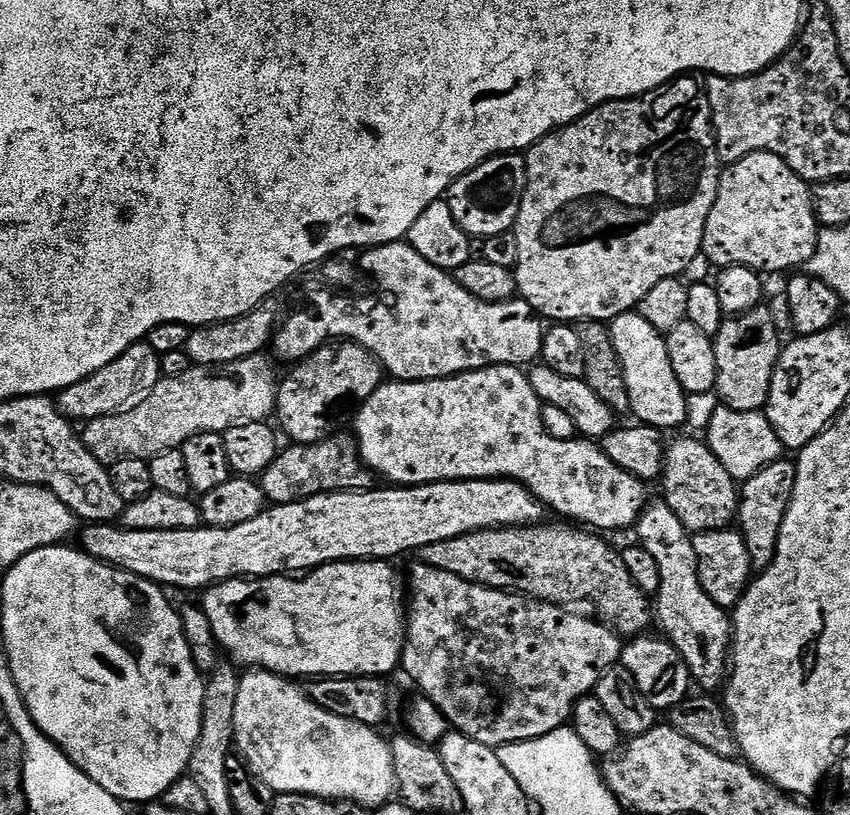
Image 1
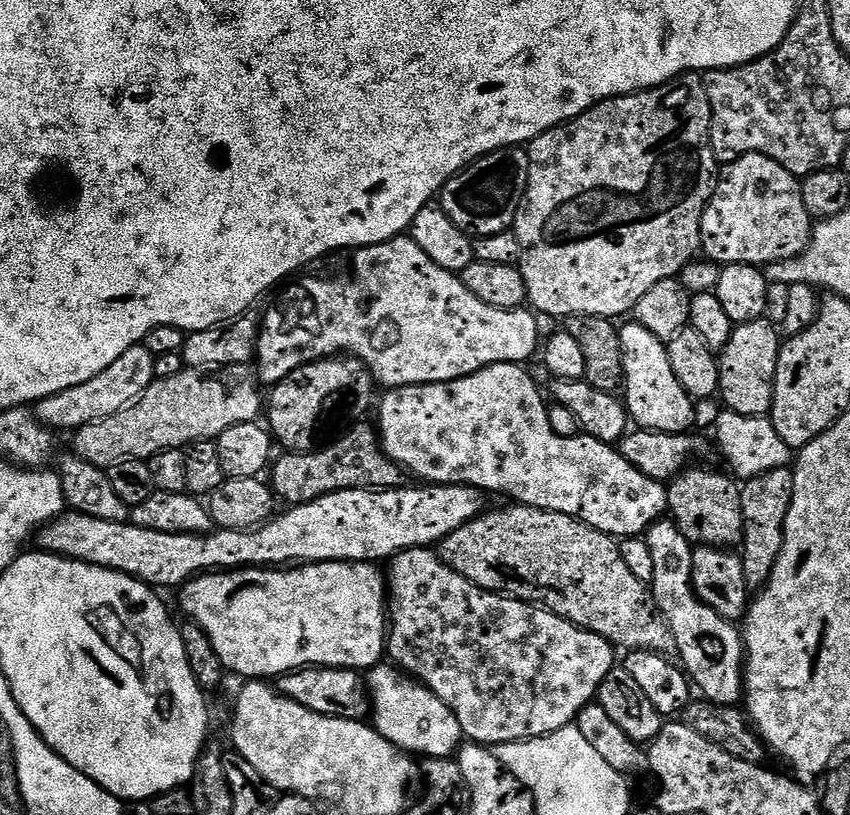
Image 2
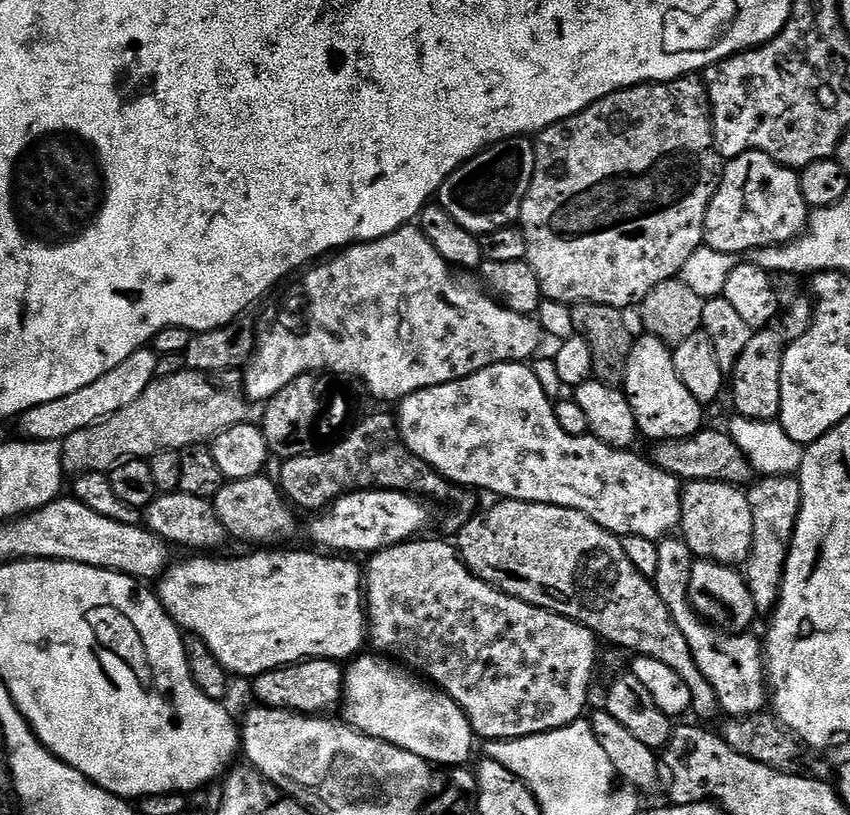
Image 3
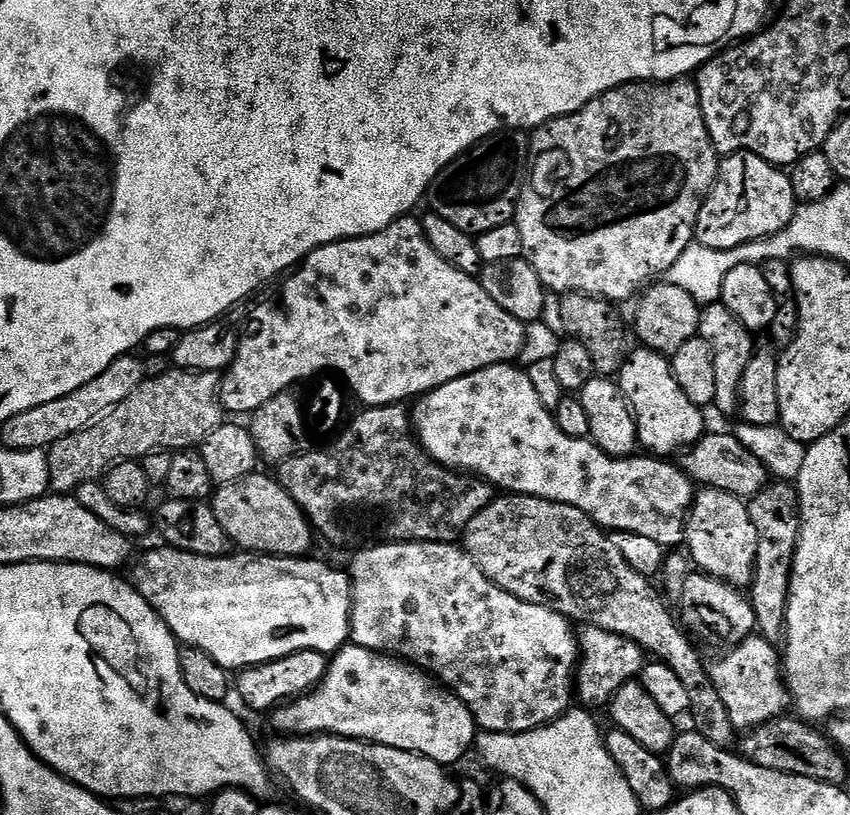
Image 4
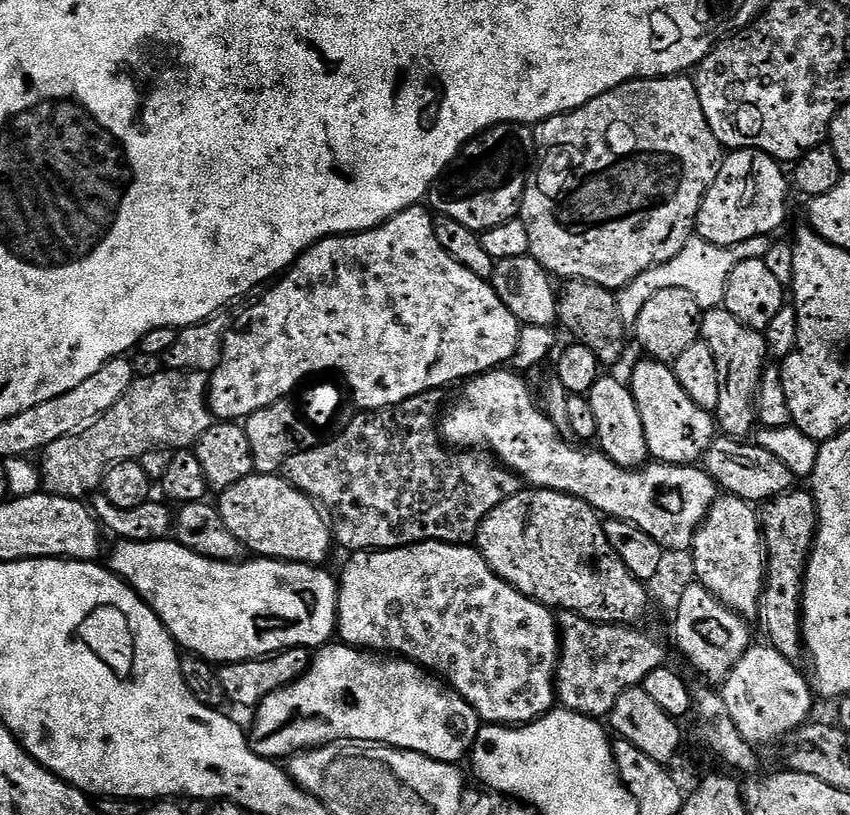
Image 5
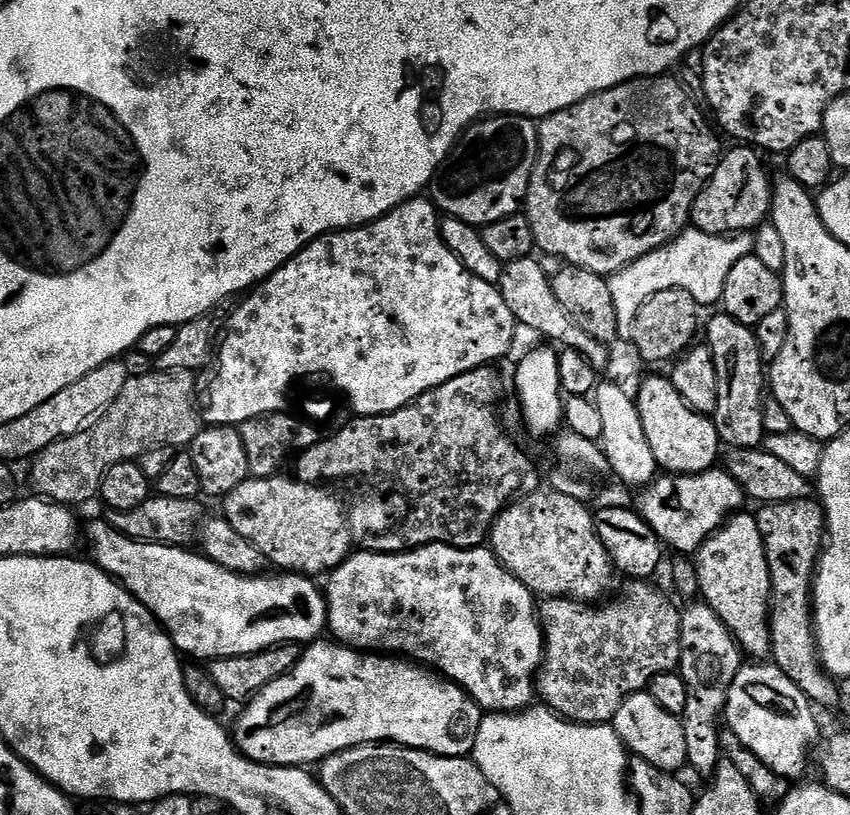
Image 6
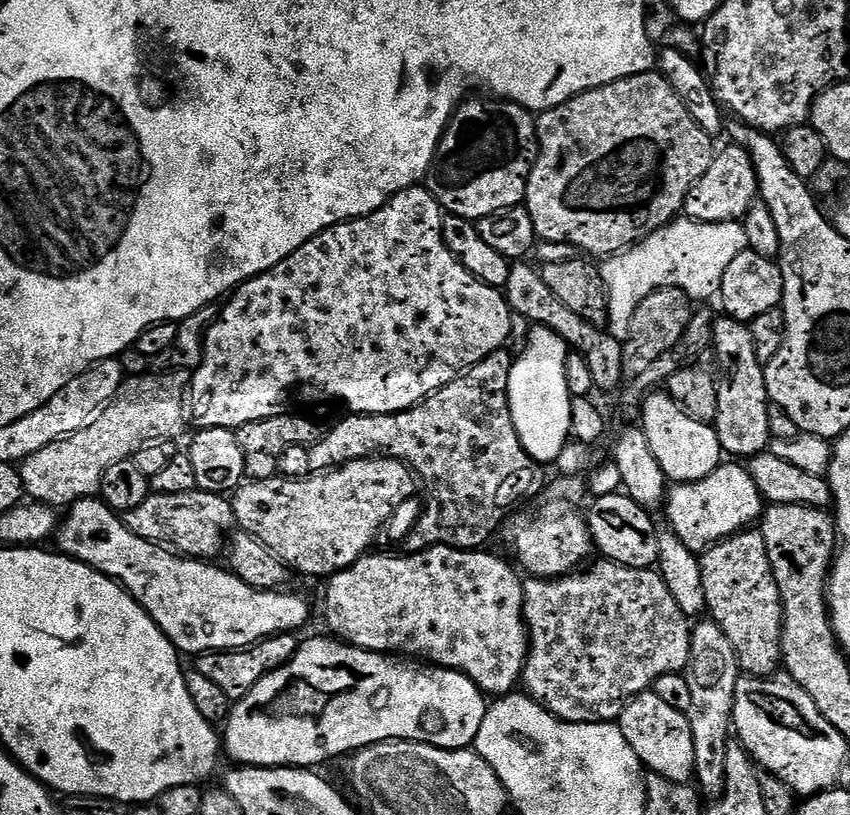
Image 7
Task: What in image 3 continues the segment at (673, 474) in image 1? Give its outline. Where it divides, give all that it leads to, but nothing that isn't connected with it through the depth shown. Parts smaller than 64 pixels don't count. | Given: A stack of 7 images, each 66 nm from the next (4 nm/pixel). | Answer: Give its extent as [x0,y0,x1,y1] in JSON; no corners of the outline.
[679,480,754,566]

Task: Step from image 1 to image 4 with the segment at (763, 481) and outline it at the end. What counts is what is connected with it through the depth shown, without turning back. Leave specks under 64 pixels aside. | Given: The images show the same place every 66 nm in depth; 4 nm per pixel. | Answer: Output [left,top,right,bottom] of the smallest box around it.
[747,482,800,641]

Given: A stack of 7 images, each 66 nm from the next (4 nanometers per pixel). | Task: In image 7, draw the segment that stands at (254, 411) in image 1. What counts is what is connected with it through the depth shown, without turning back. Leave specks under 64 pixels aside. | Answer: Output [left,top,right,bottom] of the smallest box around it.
[19,370,190,510]

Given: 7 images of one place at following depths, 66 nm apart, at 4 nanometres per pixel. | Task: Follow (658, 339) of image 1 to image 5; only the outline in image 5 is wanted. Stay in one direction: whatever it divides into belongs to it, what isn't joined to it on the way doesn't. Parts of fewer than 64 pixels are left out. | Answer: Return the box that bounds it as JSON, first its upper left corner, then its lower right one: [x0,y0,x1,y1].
[630,358,718,465]

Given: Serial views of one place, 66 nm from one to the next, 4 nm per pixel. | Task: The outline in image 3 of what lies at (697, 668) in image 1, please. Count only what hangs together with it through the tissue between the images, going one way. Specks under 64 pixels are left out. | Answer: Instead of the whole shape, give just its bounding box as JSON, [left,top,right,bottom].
[656,538,766,718]

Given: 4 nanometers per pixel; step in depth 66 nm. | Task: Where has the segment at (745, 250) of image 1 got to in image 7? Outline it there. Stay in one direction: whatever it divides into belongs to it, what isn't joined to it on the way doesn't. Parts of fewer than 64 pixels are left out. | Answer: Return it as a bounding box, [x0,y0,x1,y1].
[683,146,760,224]

